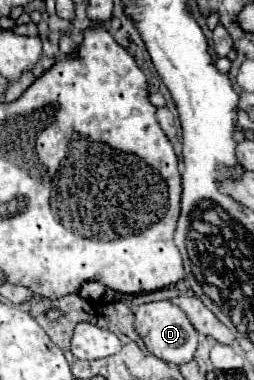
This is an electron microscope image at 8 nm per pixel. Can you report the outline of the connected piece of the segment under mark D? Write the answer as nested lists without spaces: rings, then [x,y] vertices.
[[[164,300],[164,302],[148,302],[148,304],[140,304],[136,308],[136,320],[134,320],[134,328],[140,334],[140,338],[144,340],[146,348],[160,360],[170,362],[170,364],[186,364],[192,362],[196,346],[198,346],[198,332],[196,328],[190,324],[190,320],[186,318],[186,314],[172,302]]]

